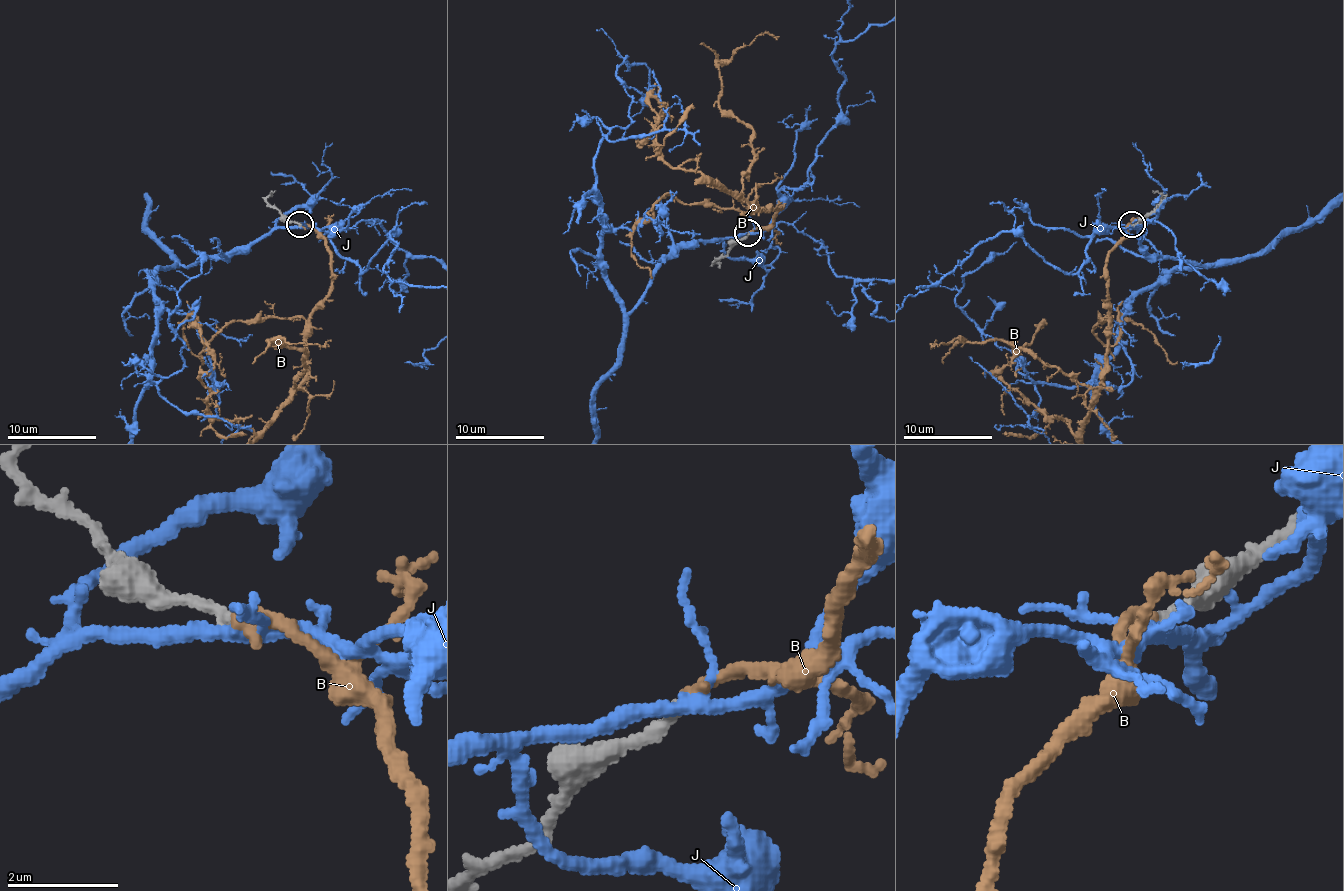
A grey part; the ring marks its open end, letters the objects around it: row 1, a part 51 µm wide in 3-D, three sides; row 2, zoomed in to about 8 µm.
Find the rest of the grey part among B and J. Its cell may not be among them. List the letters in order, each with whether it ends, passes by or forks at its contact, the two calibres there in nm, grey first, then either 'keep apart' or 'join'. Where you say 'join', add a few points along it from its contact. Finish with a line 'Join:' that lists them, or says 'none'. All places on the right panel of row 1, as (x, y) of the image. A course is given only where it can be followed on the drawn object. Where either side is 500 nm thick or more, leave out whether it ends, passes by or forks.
B: it ends; calibres 220 and 260 nm; join
J: it forks; calibres 200 and 240 nm; keep apart
Join: B

